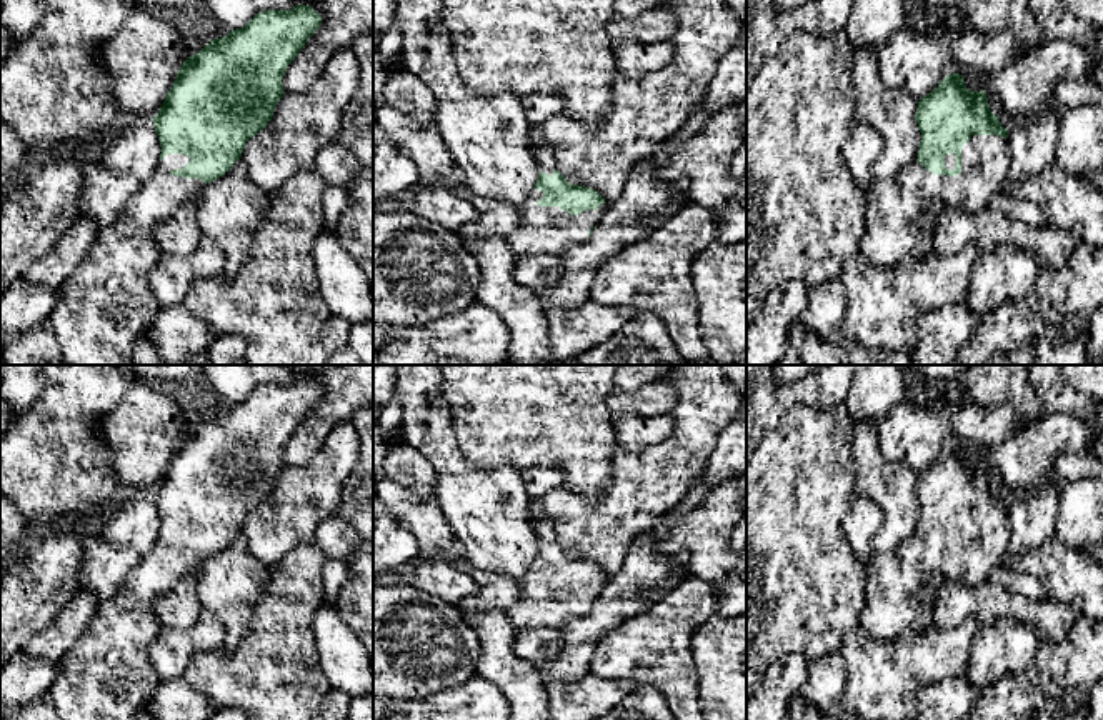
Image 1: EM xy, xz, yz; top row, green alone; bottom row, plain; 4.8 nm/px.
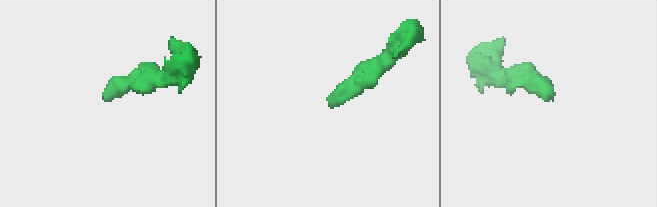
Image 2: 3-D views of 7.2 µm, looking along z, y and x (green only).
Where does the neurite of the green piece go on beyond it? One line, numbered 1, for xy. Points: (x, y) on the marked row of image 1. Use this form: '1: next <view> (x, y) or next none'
1: next xy (104, 307)

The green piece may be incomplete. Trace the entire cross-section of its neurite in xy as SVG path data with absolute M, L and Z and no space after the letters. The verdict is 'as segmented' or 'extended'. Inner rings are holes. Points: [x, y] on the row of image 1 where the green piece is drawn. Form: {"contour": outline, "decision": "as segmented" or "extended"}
{"contour": "M295 5L292 10L265 10L245 27L228 32L227 37L210 40L198 53L183 62L163 105L152 118L162 145L153 177L142 183L108 227L98 230L85 258L58 288L58 302L47 322L57 335L63 365L133 365L135 343L145 332L152 332L160 310L148 283L148 273L163 255L155 242L155 228L183 203L197 202L202 185L223 177L242 157L247 142L268 125L277 103L285 95L282 80L288 65L320 25L322 15L310 5Z", "decision": "extended"}

